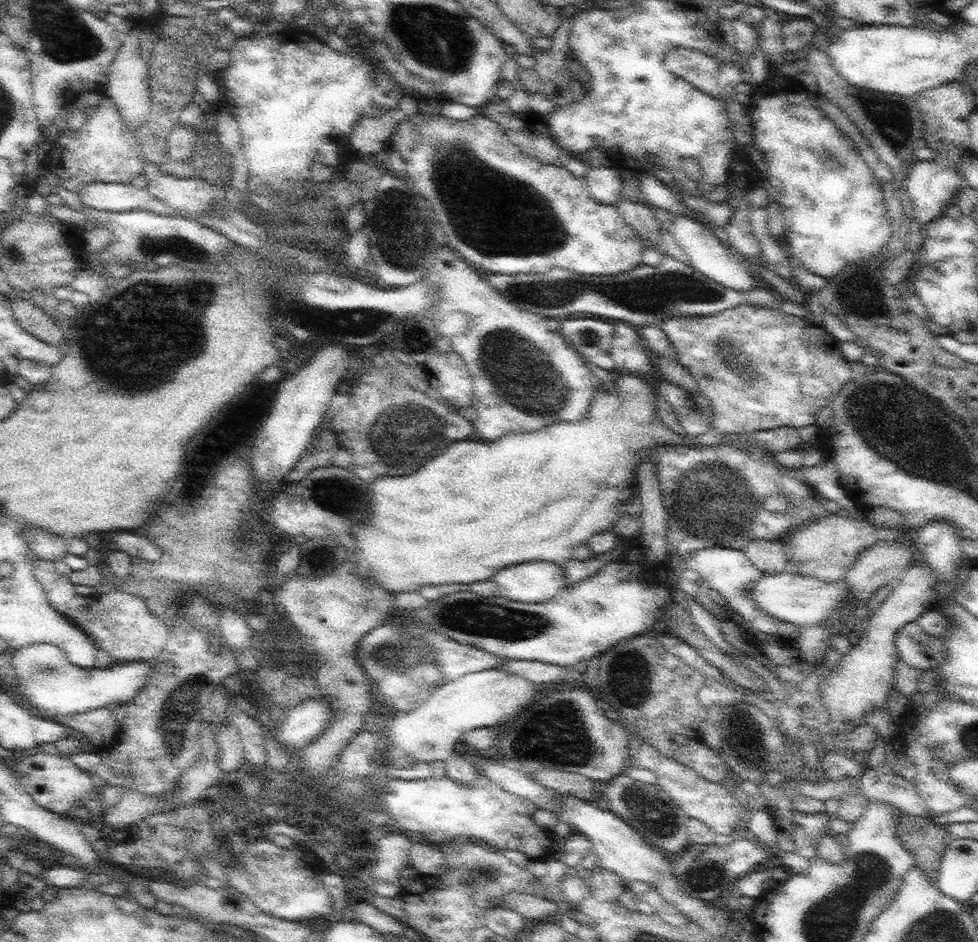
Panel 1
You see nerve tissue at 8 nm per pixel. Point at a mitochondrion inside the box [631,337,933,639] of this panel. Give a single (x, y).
(712, 499)

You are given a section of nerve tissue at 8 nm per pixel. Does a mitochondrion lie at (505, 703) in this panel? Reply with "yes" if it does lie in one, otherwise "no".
no

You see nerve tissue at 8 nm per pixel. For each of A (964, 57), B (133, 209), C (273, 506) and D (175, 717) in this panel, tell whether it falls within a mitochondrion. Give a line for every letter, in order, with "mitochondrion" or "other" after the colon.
A: other
B: other
C: other
D: mitochondrion

